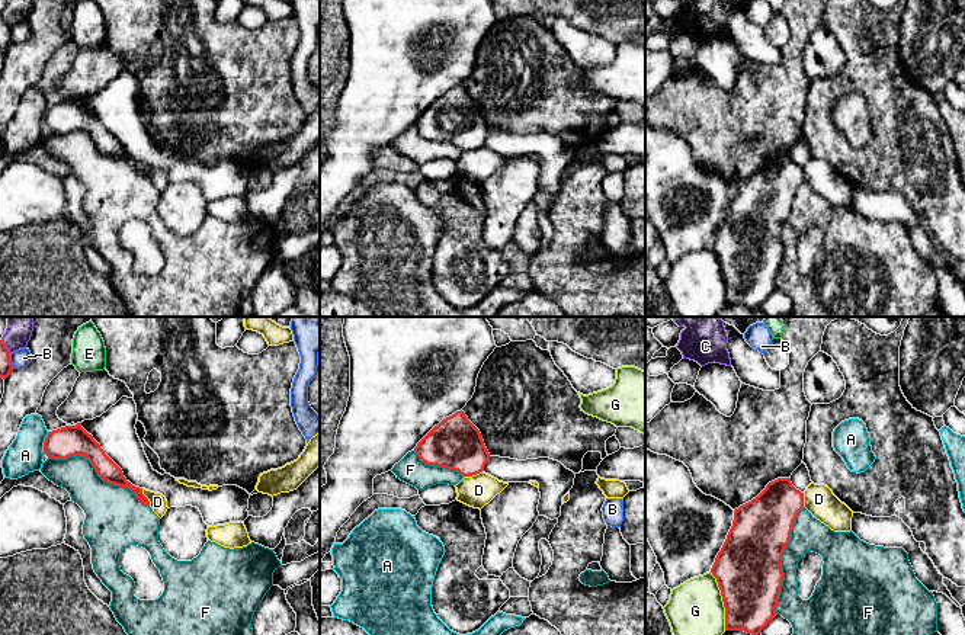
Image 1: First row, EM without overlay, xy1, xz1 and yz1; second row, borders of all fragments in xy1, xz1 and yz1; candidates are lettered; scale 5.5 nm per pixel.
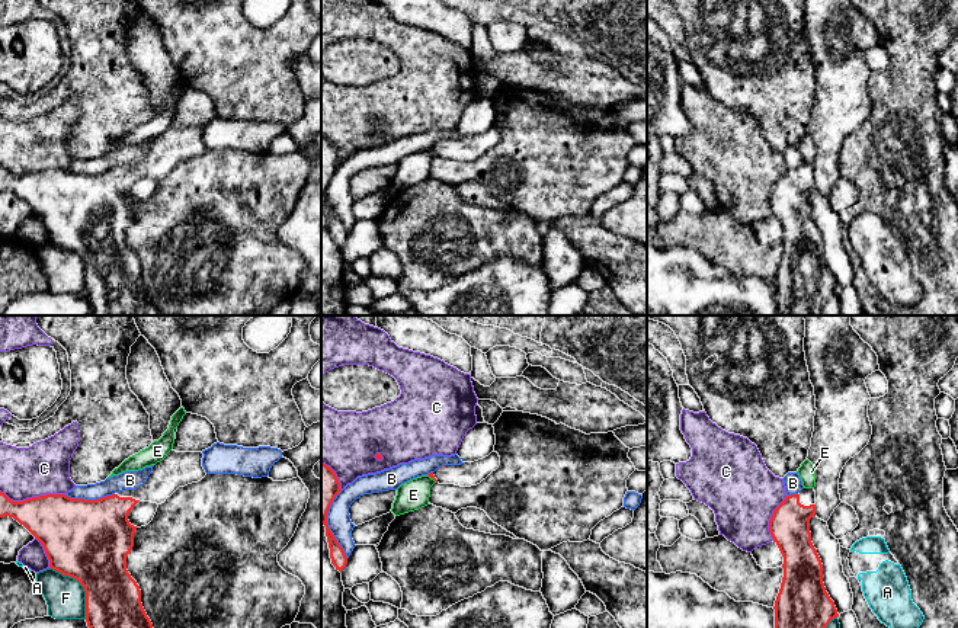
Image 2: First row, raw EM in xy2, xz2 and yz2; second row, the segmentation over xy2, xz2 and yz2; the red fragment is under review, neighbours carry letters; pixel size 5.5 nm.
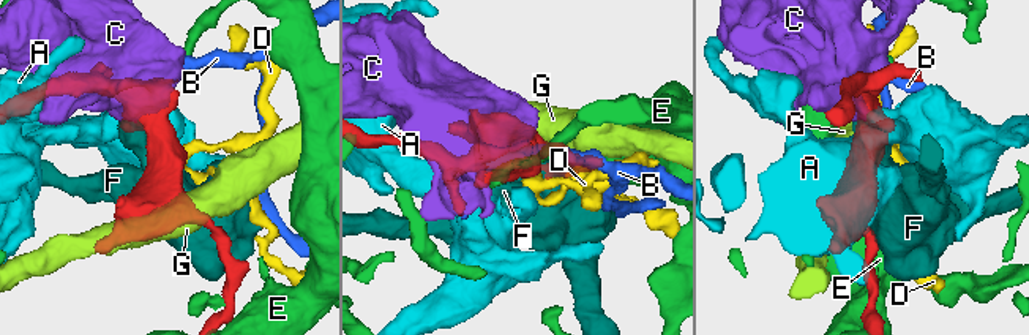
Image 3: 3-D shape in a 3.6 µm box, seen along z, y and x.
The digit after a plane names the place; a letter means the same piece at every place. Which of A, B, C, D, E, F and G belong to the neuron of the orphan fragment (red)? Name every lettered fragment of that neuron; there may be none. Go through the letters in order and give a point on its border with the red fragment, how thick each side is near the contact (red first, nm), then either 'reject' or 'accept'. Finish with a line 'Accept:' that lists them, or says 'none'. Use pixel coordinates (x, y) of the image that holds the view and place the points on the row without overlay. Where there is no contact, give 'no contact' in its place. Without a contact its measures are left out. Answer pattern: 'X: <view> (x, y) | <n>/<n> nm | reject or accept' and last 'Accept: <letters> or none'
A: xy1 (44, 118) | 180/200 nm | reject
B: xy2 (89, 175) | 440/110 nm | reject
C: xy2 (32, 172) | 320/280 nm | reject
D: xz1 (473, 148) | 280/180 nm | reject
E: xz2 (432, 151) | 20/160 nm | reject
F: xy1 (96, 146) | 180/300 nm | reject
G: yz1 (723, 275) | 360/320 nm | reject
Accept: none

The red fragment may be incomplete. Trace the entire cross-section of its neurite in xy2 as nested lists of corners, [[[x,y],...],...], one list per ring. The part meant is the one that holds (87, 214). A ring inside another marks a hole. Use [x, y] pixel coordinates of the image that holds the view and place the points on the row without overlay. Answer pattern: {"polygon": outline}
{"polygon": [[[170,125],[153,141],[147,156],[137,164],[125,164],[97,174],[47,169],[13,176],[0,166],[0,192],[9,190],[23,199],[44,221],[49,243],[76,253],[86,266],[86,297],[92,315],[161,315],[141,278],[141,265],[126,244],[137,201],[128,195],[138,176],[161,179],[179,161],[201,156],[206,147],[202,126]]]}

